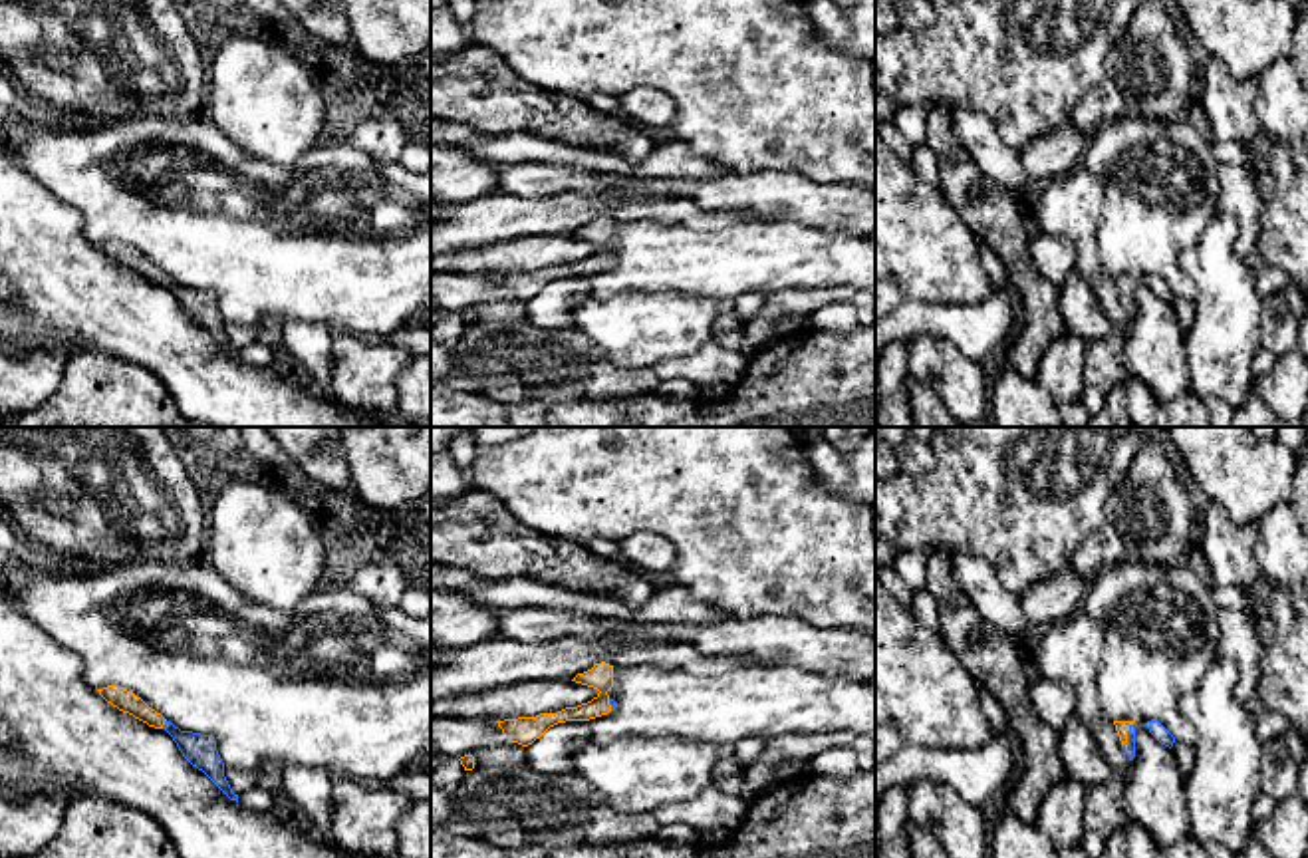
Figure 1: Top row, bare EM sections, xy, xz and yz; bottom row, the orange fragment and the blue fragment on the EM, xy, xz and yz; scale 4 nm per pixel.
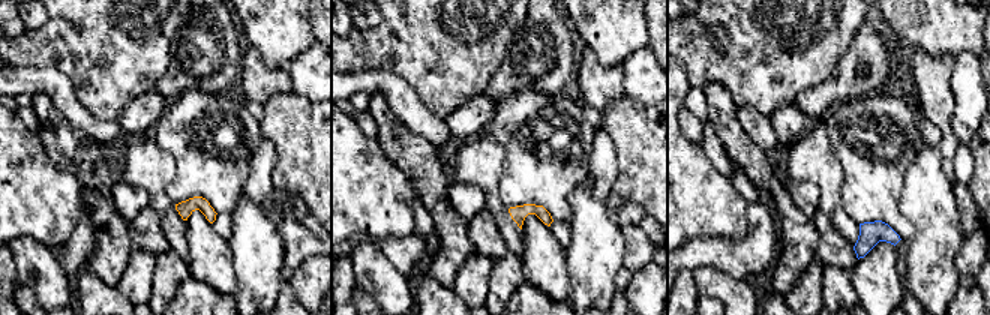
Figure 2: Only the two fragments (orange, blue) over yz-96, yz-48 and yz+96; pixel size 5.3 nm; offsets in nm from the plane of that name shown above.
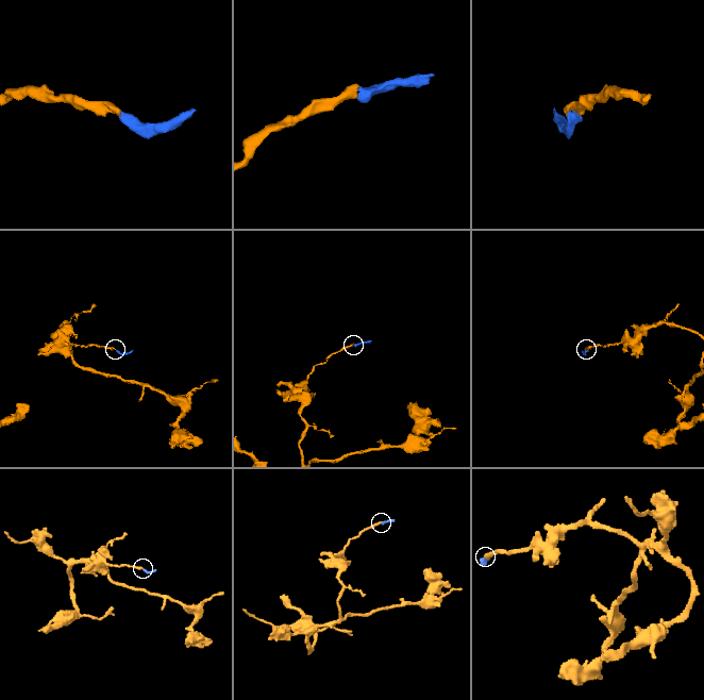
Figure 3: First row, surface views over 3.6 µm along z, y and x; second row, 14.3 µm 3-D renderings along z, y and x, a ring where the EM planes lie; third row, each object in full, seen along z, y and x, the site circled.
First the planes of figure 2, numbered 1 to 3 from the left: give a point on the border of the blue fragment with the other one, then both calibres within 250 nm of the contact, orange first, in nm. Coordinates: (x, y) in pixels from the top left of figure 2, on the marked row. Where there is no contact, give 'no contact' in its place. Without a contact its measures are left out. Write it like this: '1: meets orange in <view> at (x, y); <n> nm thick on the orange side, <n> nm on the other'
1: no contact
2: no contact
3: no contact

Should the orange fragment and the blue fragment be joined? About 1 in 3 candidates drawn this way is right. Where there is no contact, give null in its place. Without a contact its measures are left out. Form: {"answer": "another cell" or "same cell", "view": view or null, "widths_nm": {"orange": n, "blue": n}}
{"answer": "same cell", "view": "yz", "widths_nm": {"orange": 60, "blue": 50}}

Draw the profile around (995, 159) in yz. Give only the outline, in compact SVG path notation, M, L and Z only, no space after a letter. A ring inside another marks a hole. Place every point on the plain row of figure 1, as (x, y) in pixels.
M943 107L951 115L959 143L979 171L1006 191L1016 193L1028 181L1020 151L1008 147L982 113L967 107Z

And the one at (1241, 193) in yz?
M1217 163L1217 179L1217 213L1237 218L1239 236L1235 240L1235 252L1246 258L1252 250L1256 250L1260 209L1272 197L1274 179L1268 171L1252 175L1233 163Z

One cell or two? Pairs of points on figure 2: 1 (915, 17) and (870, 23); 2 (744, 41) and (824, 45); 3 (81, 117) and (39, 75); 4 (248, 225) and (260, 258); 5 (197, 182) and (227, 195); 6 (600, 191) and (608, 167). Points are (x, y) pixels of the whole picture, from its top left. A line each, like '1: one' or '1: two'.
1: two
2: one
3: one
4: one
5: one
6: one

